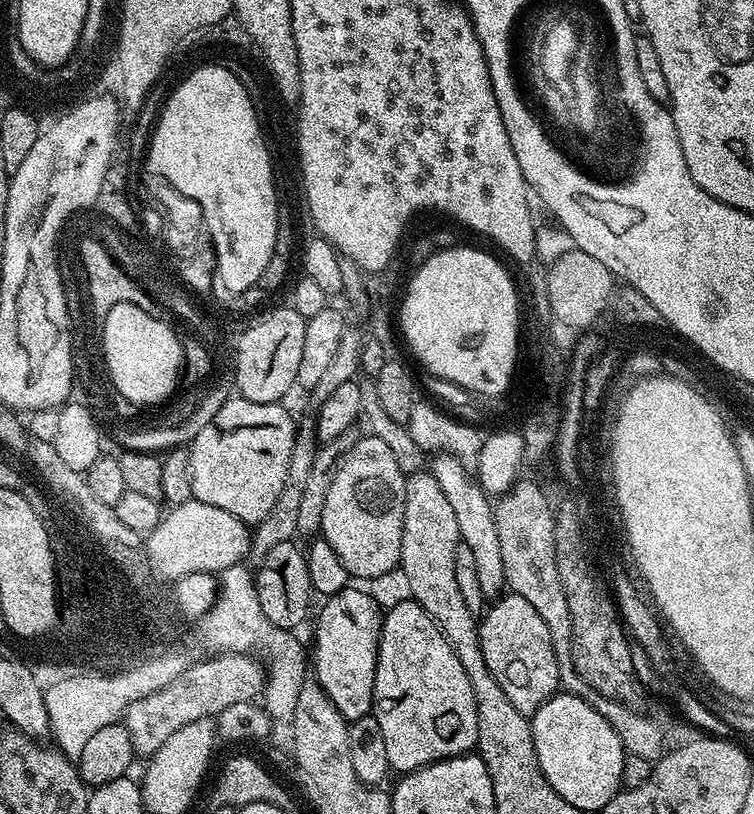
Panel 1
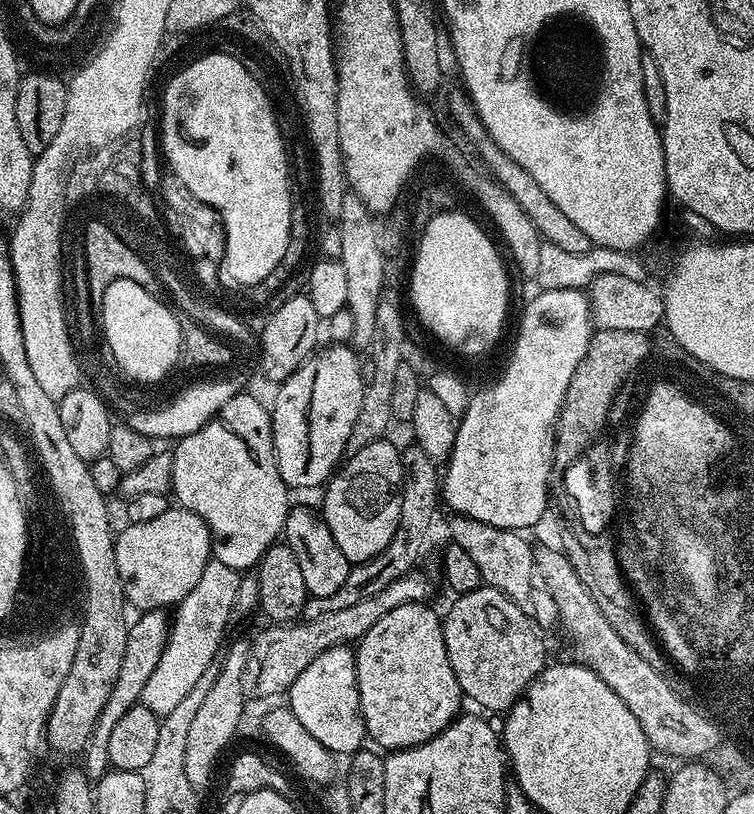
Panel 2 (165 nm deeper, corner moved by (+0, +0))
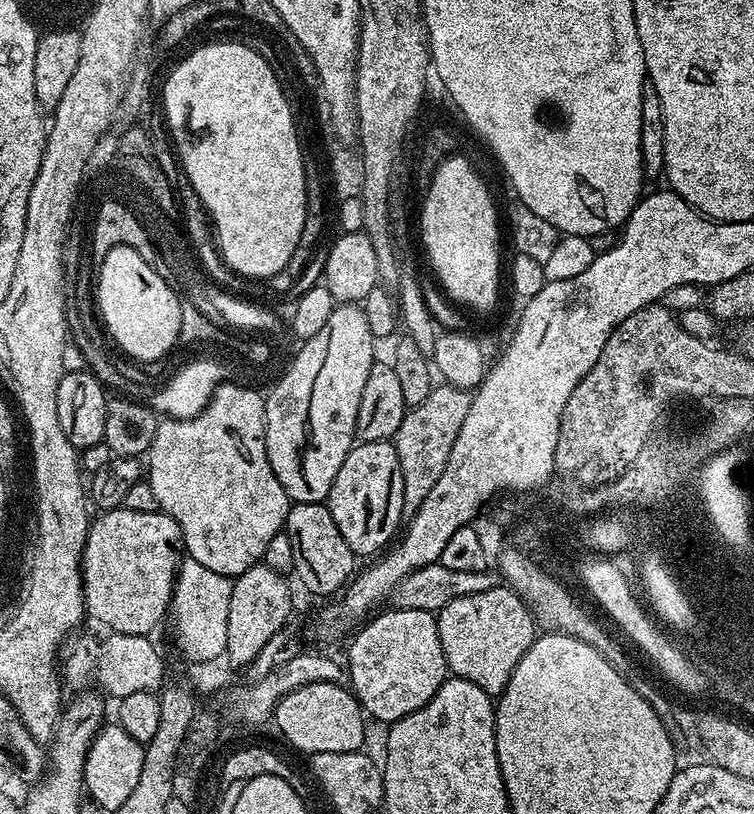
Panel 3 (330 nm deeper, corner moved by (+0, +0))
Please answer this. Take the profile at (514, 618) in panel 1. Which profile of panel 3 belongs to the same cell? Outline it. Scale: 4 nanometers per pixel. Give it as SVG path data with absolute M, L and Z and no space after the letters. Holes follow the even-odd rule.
M507 586L482 590L482 594L466 594L466 598L454 598L454 602L446 602L446 606L436 616L436 625L449 673L461 676L466 682L474 682L474 686L493 698L506 690L510 674L514 674L514 666L522 662L522 654L530 650L538 635L538 625L532 618L532 611L524 599Z

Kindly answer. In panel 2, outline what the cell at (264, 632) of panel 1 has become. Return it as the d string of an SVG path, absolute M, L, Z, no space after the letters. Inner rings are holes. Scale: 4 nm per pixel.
M211 559L206 570L202 570L202 578L198 578L198 586L194 586L194 590L190 590L190 594L186 594L186 598L175 605L168 630L168 641L162 650L162 656L158 658L158 666L154 666L154 674L150 674L150 682L146 682L142 697L144 707L149 708L155 716L163 717L169 714L170 710L187 696L187 691L197 682L198 676L204 673L206 666L209 666L211 660L221 651L220 631L229 627L231 608L234 606L235 595L238 594L241 577L241 573L234 571L230 566L222 566L222 562Z

